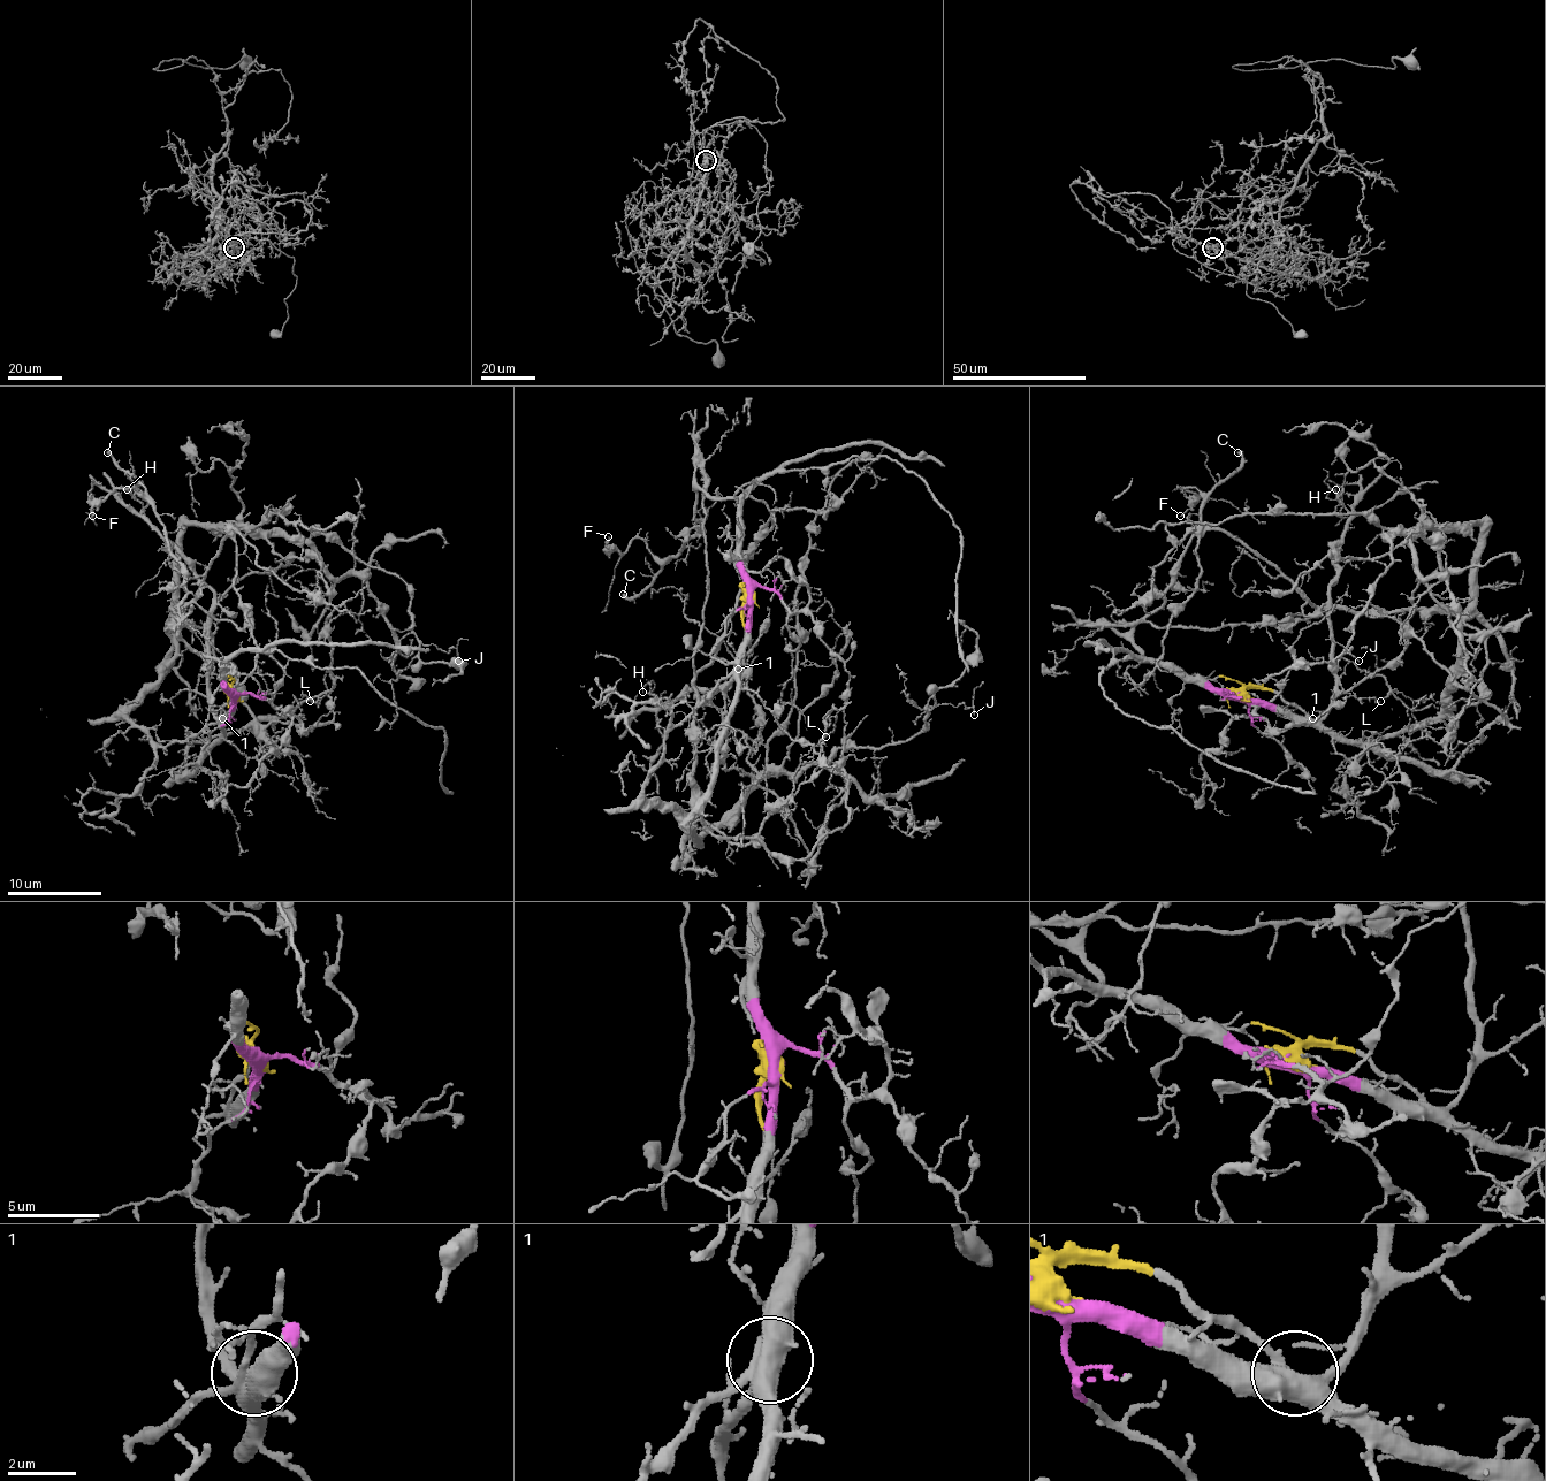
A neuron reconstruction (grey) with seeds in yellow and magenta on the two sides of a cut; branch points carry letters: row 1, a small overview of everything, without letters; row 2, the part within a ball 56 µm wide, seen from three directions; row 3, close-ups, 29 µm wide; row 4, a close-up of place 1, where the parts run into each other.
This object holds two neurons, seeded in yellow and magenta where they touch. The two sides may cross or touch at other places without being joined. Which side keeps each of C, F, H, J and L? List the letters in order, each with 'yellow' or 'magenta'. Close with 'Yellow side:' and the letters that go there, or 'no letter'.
C: magenta
F: magenta
H: magenta
J: yellow
L: magenta
Yellow side: J

